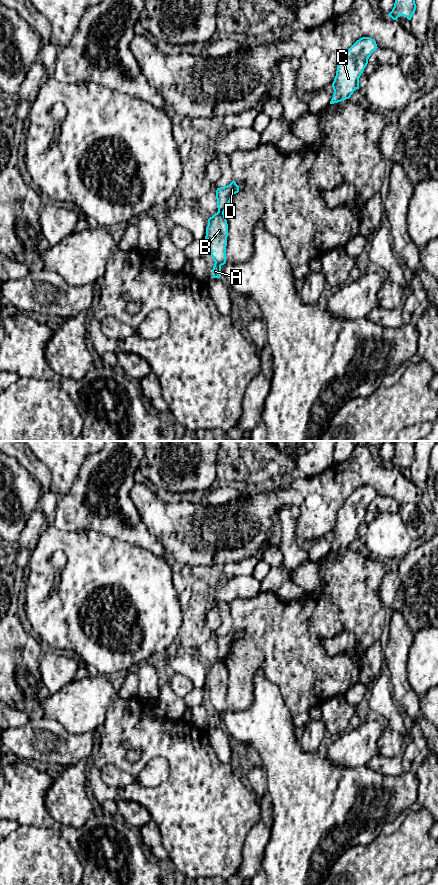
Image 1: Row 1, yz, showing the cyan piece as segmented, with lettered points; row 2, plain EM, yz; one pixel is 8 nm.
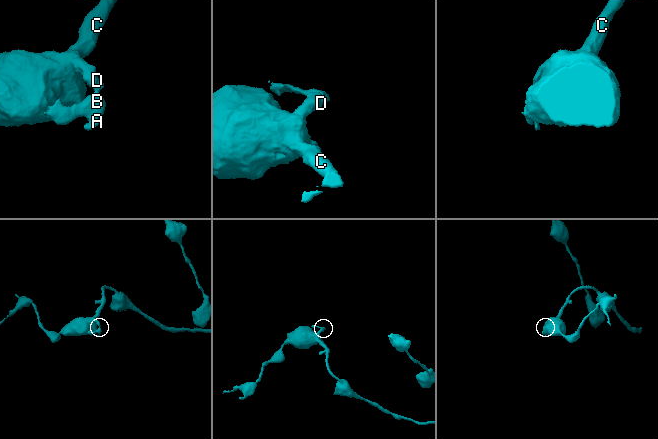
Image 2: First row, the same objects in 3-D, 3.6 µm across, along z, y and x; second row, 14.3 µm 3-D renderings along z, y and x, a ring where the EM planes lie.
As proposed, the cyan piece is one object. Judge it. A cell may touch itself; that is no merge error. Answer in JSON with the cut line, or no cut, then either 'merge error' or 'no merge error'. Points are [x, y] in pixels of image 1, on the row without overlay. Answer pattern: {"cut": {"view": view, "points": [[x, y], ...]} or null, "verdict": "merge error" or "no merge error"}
{"cut": {"view": "yz", "points": [[218, 658], [223, 661]]}, "verdict": "merge error"}

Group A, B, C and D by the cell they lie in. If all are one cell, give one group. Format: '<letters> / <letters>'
A B / C D

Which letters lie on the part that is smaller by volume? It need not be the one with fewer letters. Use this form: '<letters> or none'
A, B

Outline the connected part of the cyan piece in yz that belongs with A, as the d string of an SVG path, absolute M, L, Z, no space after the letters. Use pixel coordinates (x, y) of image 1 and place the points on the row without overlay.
M218 659L208 667L205 684L215 710L212 717L213 726L221 725L221 714L226 711L227 685L228 672L225 662Z

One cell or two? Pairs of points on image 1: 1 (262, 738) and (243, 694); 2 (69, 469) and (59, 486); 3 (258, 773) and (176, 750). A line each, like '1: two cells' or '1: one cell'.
1: two cells
2: one cell
3: two cells

